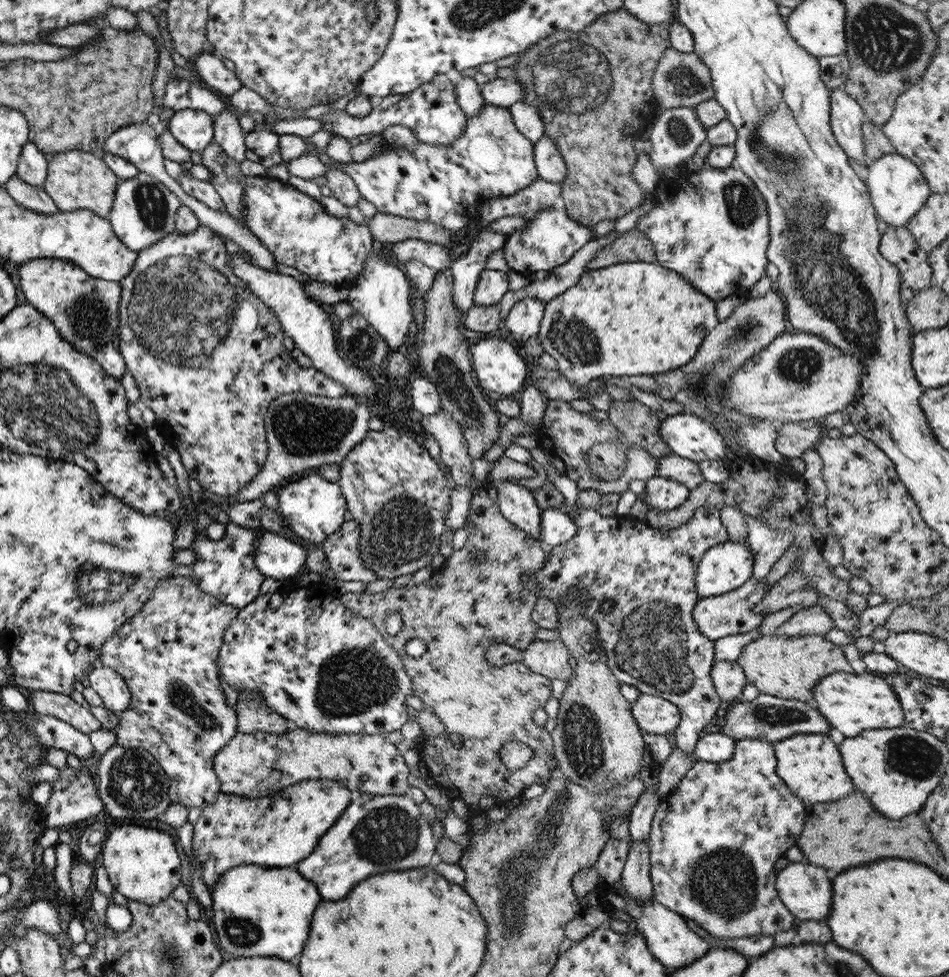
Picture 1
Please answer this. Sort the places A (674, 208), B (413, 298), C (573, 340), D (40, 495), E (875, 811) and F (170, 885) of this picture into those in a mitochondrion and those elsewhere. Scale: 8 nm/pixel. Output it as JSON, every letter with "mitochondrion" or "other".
{"A":"other","B":"other","C":"mitochondrion","D":"other","E":"other","F":"other"}

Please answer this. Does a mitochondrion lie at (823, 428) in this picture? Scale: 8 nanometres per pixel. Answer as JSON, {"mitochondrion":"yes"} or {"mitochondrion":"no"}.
{"mitochondrion":"no"}

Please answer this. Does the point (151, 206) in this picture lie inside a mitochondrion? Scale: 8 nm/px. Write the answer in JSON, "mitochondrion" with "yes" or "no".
{"mitochondrion":"yes"}

